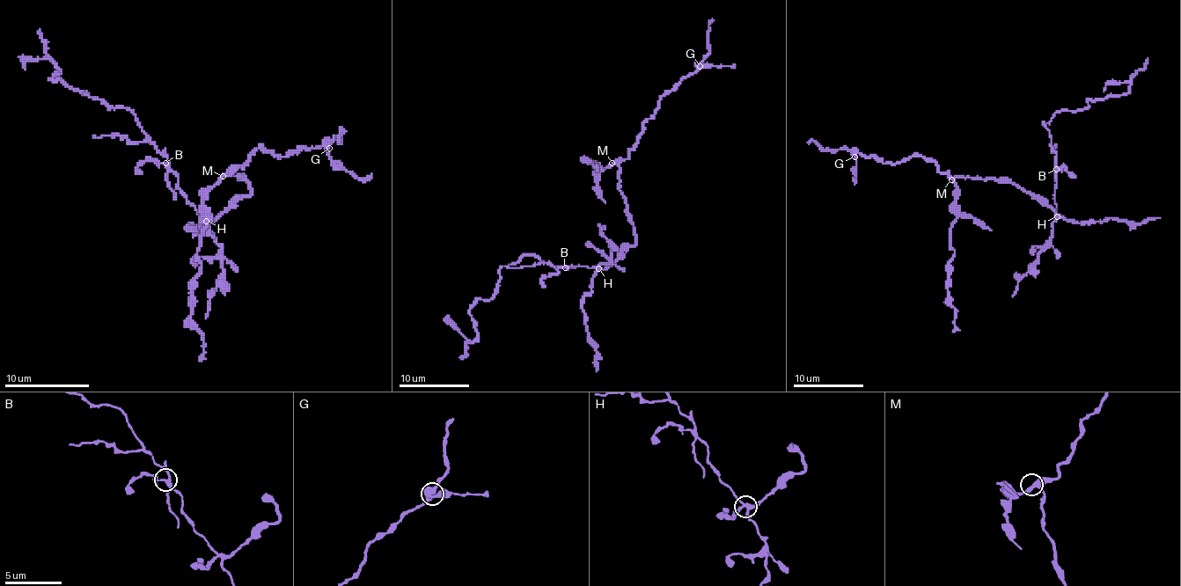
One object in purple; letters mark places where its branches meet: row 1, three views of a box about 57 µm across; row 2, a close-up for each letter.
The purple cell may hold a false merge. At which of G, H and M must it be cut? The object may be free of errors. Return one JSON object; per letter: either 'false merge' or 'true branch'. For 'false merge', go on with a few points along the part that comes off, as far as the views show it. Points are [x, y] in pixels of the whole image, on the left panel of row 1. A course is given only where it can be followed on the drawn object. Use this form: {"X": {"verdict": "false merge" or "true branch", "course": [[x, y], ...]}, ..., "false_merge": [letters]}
{"G": {"verdict": "true branch"}, "H": {"verdict": "false merge", "course": [[206, 221], [187, 199], [178, 176], [135, 116], [50, 78], [59, 74], [48, 59], [29, 59], [25, 69]]}, "M": {"verdict": "true branch"}, "false_merge": ["H"]}

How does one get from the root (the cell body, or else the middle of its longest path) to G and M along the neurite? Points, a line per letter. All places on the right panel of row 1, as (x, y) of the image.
G: (1052, 208), (1010, 183), (953, 179), (921, 157), (895, 164), (858, 153), (854, 157)
M: (1052, 208), (1040, 198), (1010, 183), (978, 178), (951, 179)

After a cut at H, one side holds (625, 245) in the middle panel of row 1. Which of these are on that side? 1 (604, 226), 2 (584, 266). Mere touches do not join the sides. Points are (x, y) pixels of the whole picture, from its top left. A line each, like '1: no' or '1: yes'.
1: no
2: no

